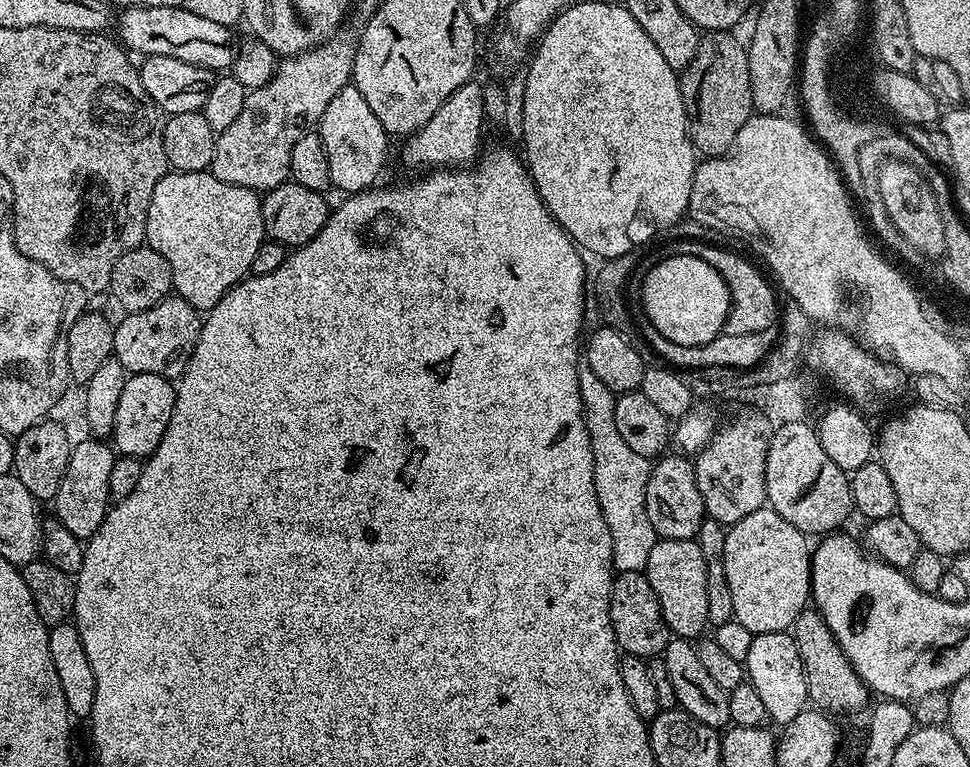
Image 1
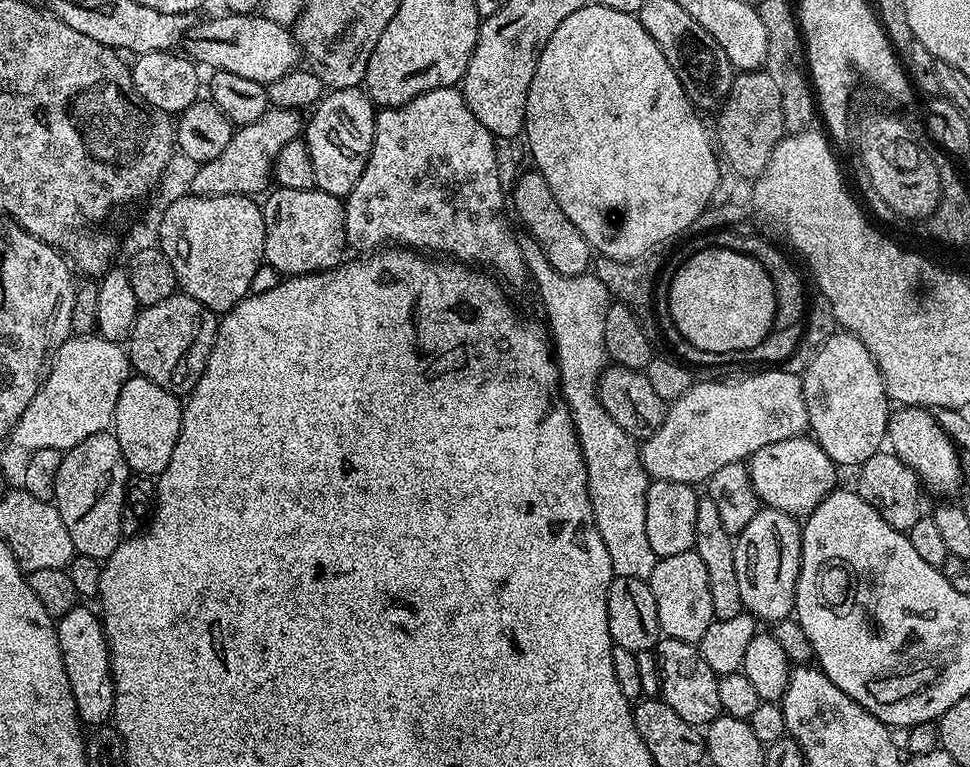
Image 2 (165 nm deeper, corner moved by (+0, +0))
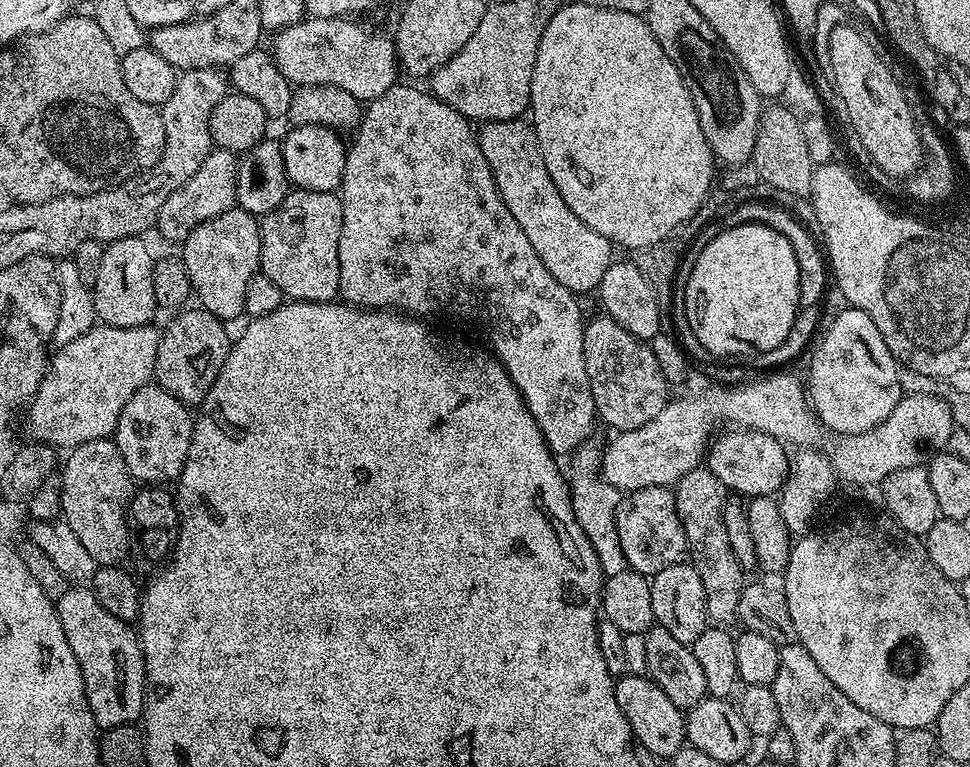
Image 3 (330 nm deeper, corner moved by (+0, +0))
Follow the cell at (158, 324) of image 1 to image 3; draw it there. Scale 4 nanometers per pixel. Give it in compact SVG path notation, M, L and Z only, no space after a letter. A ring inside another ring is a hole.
M192 307L177 311L173 315L176 317L168 325L163 325L158 342L154 380L182 403L198 406L206 398L210 386L214 386L218 374L224 368L230 347L230 335L228 336L227 330L224 329L227 328L225 321L204 308Z

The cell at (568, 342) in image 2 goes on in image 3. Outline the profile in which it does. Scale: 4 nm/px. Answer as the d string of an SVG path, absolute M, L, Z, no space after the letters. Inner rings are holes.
M595 442L583 444L571 453L572 476L570 472L570 487L572 490L572 505L574 518L578 518L578 526L582 526L582 534L594 546L594 554L598 554L600 569L605 577L622 574L628 568L626 558L622 554L622 546L618 542L618 526L616 525L616 511L622 499L619 488L610 486L602 475L602 448Z

